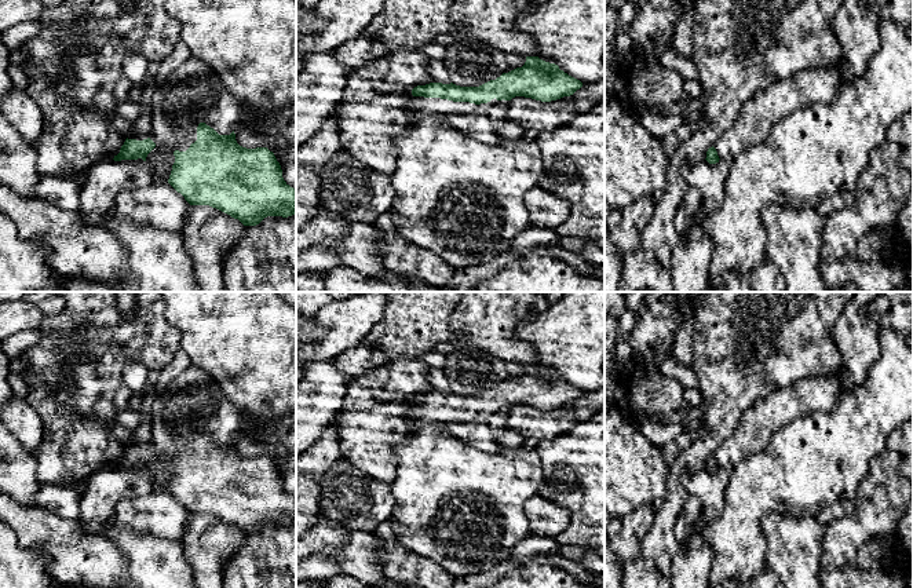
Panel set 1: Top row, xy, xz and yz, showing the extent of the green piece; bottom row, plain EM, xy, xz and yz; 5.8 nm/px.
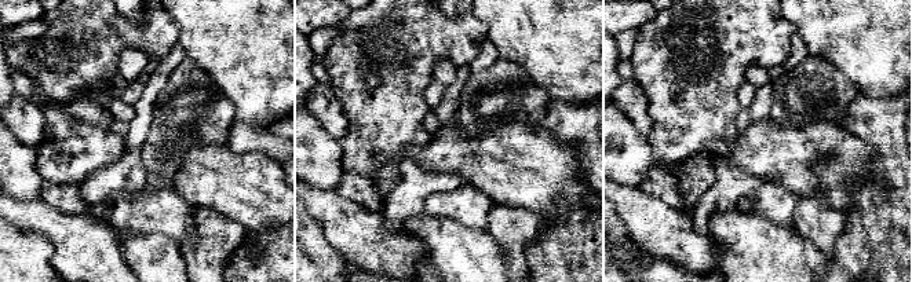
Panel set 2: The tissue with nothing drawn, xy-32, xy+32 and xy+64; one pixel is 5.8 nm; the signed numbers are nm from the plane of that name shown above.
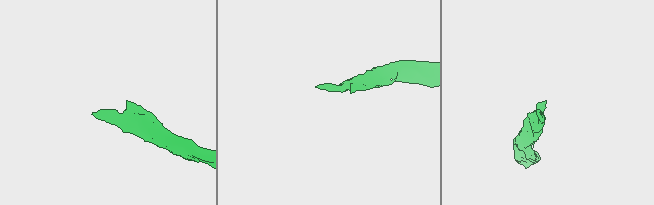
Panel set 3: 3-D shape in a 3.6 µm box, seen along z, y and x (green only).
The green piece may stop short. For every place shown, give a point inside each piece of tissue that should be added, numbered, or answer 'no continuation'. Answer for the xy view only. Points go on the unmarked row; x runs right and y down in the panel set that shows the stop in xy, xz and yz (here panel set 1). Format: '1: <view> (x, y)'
1: xy (183, 453)

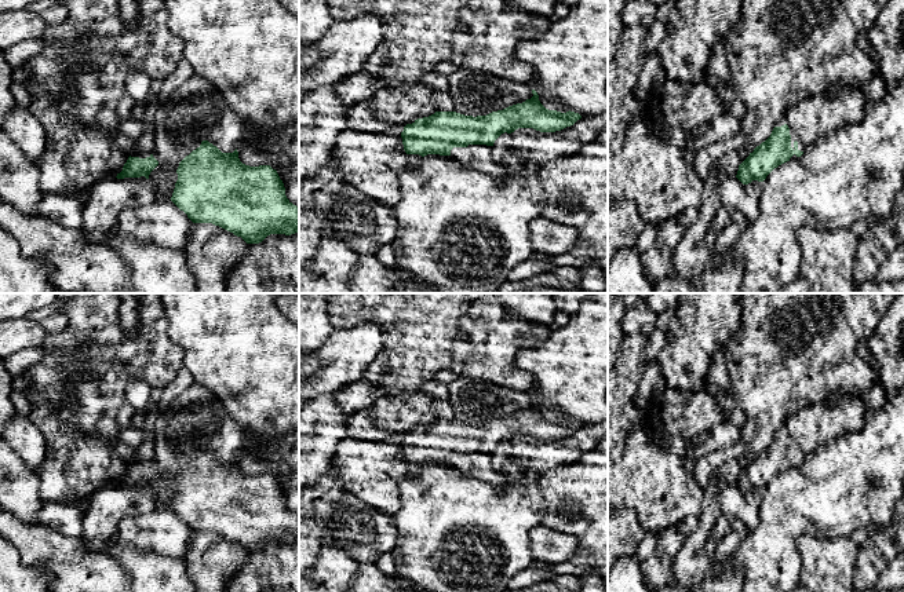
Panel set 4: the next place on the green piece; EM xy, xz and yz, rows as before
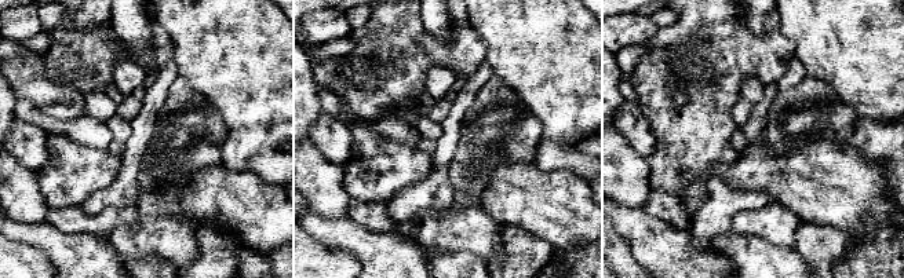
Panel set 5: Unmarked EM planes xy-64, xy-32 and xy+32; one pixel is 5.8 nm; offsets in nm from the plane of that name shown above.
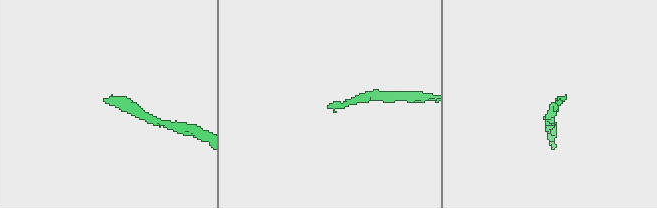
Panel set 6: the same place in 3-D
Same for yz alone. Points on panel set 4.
1: yz (816, 424)

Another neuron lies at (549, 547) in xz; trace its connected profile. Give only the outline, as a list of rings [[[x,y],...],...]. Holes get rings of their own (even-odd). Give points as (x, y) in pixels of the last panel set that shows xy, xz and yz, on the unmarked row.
[[[540,523],[529,531],[529,540],[533,559],[546,564],[564,563],[573,558],[577,549],[575,537]]]

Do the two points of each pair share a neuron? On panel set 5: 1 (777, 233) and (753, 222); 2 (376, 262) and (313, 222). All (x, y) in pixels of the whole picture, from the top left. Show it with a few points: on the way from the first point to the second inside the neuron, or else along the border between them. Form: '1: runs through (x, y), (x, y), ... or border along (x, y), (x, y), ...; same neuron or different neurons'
1: runs through (772, 227), (766, 222), (758, 222); same neuron
2: runs through (361, 247), (346, 234), (328, 231); same neuron

